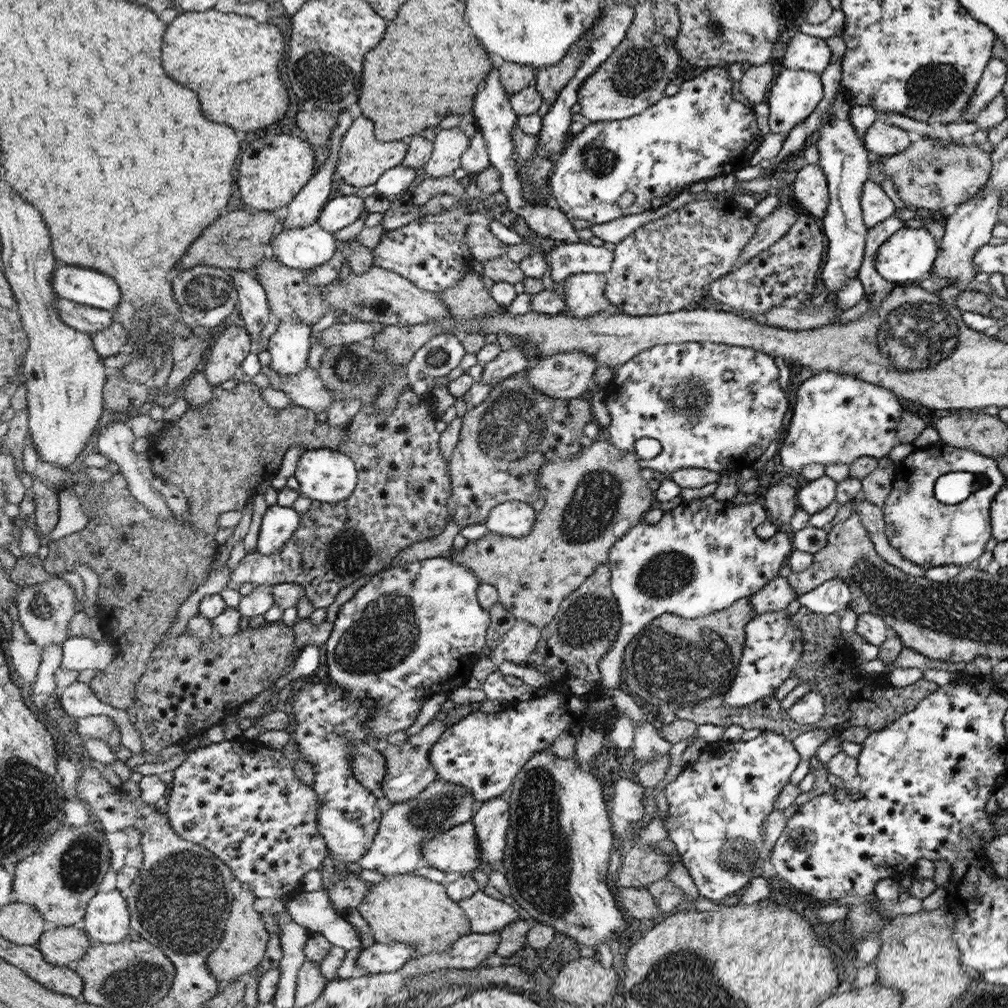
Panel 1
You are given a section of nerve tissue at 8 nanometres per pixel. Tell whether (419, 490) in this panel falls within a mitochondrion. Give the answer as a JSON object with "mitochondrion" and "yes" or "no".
{"mitochondrion":"no"}

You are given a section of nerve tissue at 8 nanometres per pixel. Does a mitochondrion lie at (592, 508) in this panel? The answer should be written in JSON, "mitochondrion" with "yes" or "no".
{"mitochondrion":"yes"}

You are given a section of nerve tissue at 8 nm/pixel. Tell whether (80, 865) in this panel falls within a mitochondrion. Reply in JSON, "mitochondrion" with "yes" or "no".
{"mitochondrion":"yes"}

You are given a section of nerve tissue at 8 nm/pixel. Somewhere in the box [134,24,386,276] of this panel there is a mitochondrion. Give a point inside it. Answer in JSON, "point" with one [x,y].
{"point":[324,78]}

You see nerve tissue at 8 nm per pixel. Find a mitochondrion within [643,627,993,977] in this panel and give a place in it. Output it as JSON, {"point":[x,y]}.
{"point":[736,856]}

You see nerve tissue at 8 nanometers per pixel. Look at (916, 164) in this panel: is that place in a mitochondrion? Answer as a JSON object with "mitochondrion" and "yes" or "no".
{"mitochondrion":"yes"}

